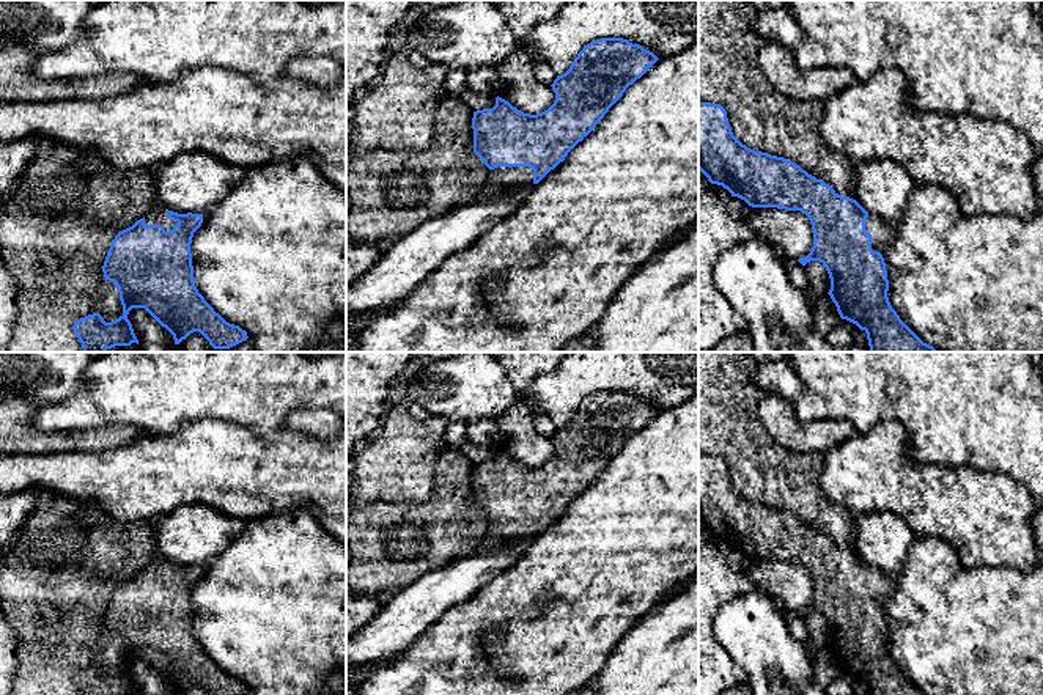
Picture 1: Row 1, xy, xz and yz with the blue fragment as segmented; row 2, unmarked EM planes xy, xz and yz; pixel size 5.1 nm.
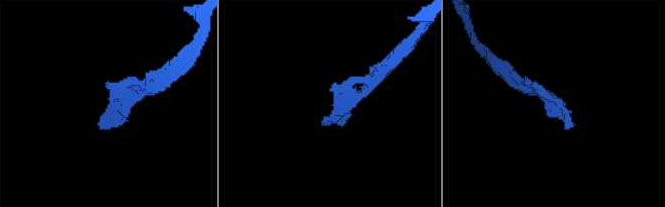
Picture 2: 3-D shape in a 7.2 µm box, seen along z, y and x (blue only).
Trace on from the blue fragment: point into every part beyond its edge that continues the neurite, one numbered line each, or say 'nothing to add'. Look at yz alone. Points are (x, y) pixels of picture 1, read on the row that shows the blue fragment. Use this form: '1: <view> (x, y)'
1: yz (883, 233)

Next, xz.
1: xz (501, 180)

